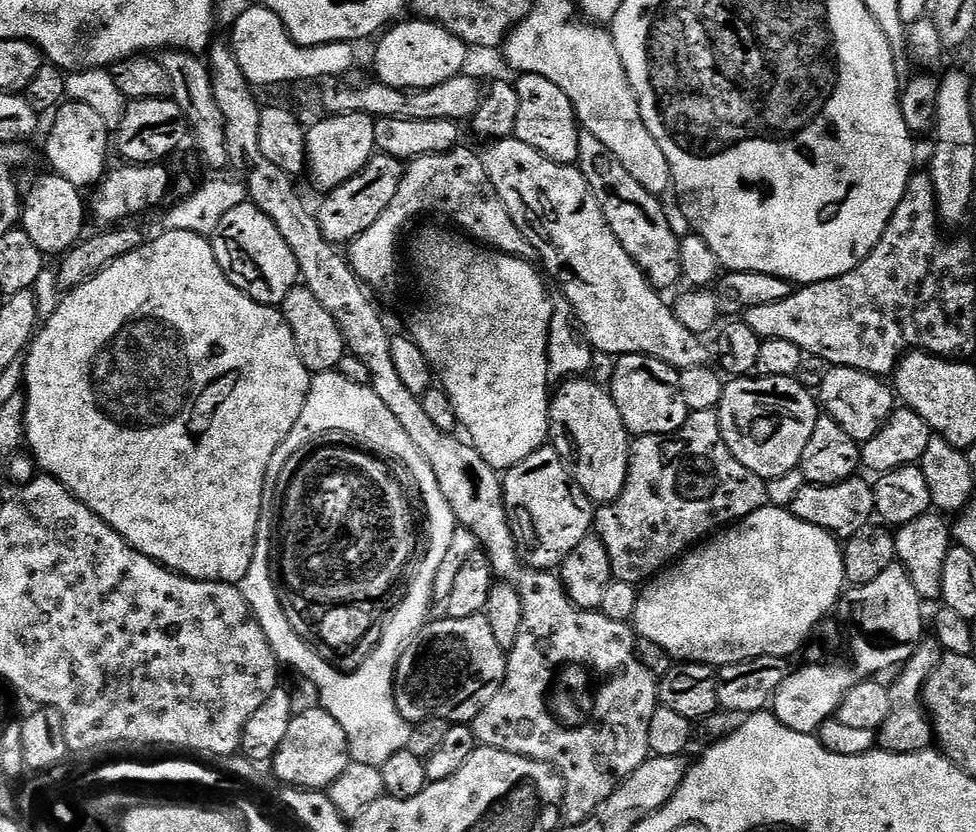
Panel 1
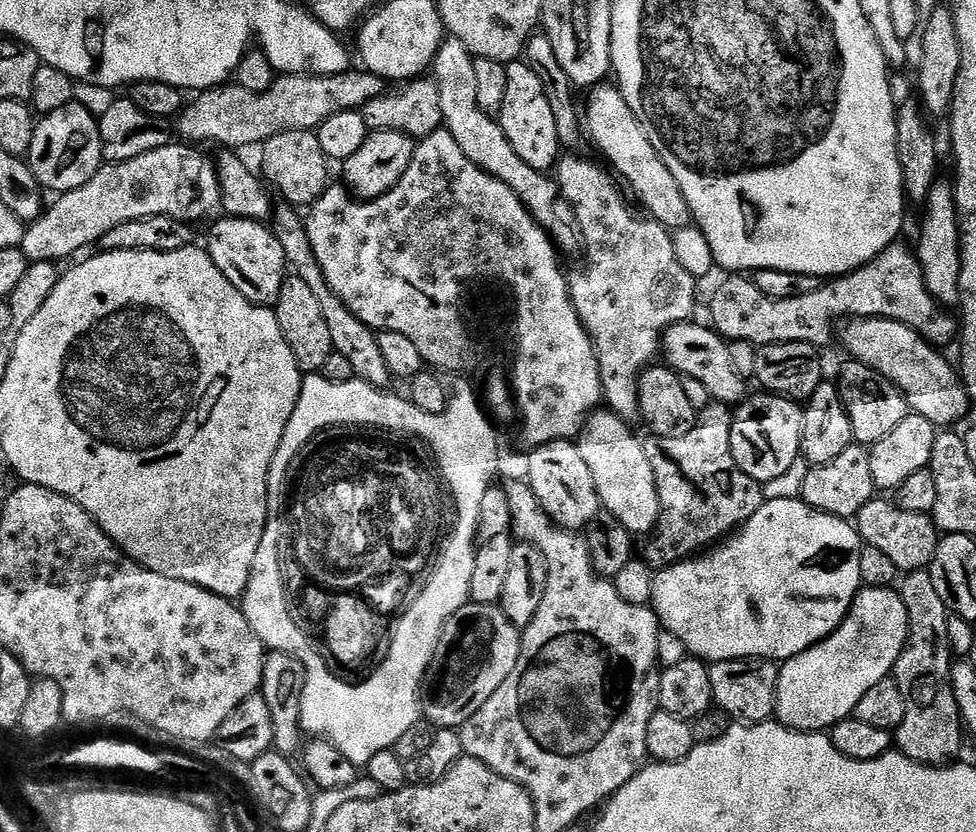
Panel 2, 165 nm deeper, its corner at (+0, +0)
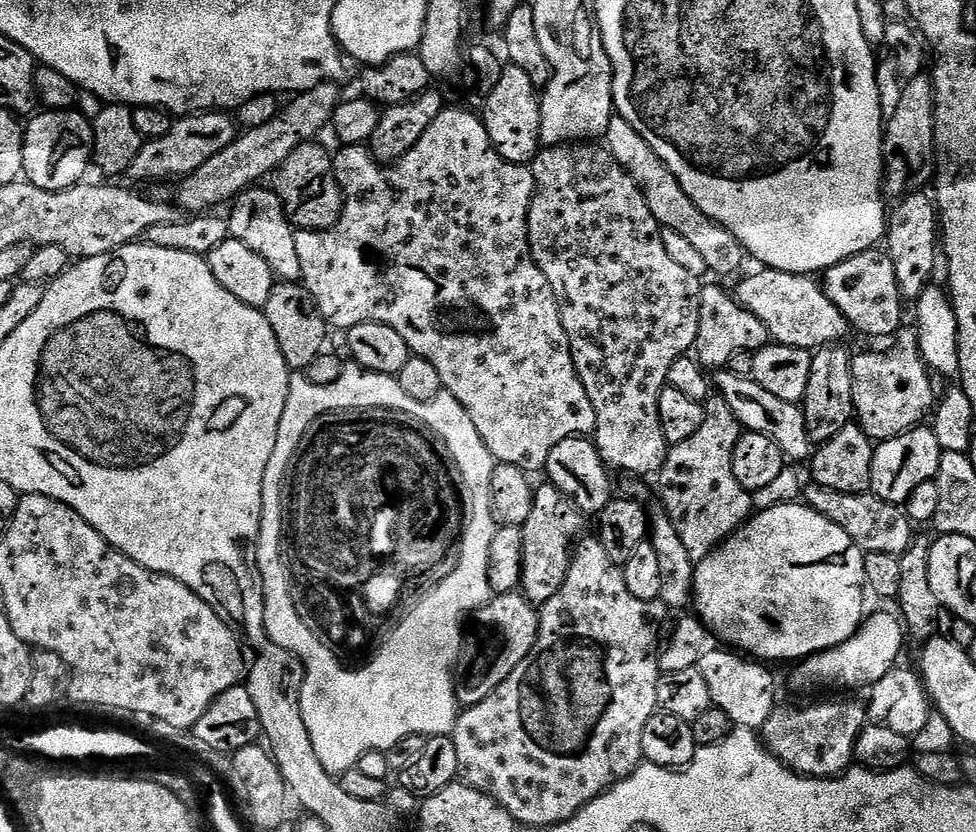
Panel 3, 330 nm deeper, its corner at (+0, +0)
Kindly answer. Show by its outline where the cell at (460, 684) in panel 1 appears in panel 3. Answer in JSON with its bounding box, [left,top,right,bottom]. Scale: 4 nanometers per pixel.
[456,591,540,706]

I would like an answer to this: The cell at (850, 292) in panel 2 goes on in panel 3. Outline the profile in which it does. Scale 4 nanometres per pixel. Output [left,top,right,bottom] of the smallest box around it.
[694,283,770,370]

